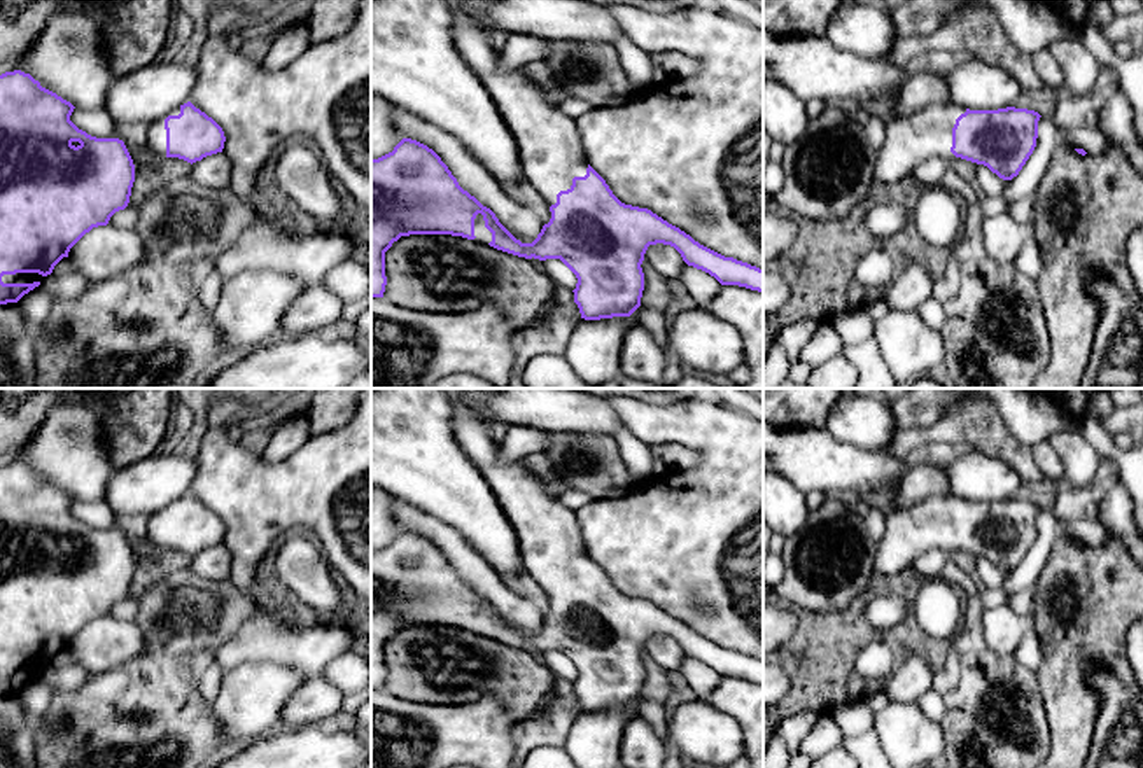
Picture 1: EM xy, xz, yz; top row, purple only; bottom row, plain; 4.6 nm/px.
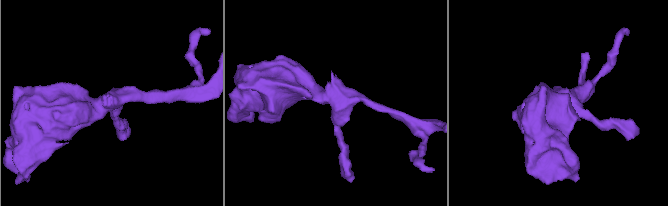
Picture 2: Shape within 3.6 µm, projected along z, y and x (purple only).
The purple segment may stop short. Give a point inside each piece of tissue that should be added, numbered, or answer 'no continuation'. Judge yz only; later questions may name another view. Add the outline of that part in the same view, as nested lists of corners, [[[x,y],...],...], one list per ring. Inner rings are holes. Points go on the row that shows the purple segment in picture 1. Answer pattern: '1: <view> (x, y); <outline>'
1: yz (909, 140); [[[900,89],[856,100],[868,115],[879,115],[884,122],[884,143],[873,168],[875,182],[896,182],[928,157],[956,159],[950,152],[952,128],[966,108],[952,103],[933,103],[910,115],[896,112]]]

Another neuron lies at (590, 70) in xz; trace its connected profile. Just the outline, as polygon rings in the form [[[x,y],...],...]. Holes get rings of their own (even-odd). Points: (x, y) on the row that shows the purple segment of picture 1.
[[[600,40],[553,42],[546,65],[569,98],[595,107],[621,107],[653,87],[635,86],[625,73],[618,49]]]

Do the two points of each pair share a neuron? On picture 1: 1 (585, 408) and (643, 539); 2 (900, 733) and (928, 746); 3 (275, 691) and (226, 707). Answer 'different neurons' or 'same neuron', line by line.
1: different neurons
2: same neuron
3: same neuron

